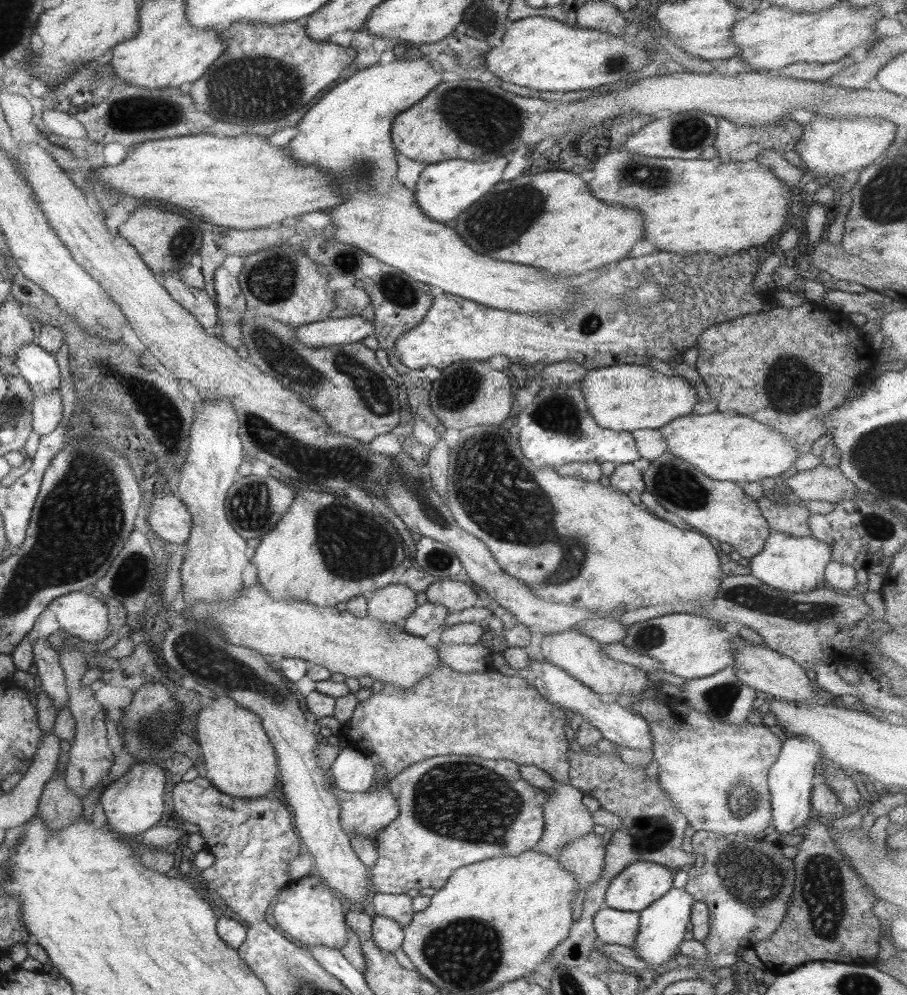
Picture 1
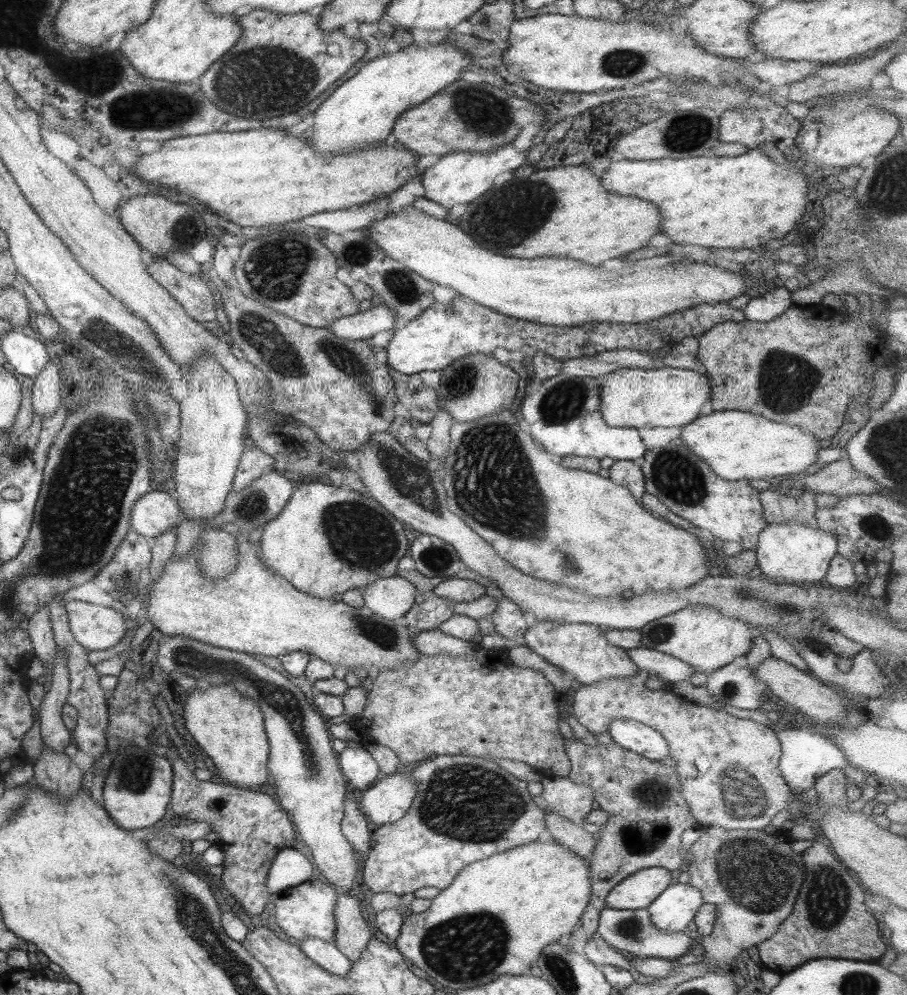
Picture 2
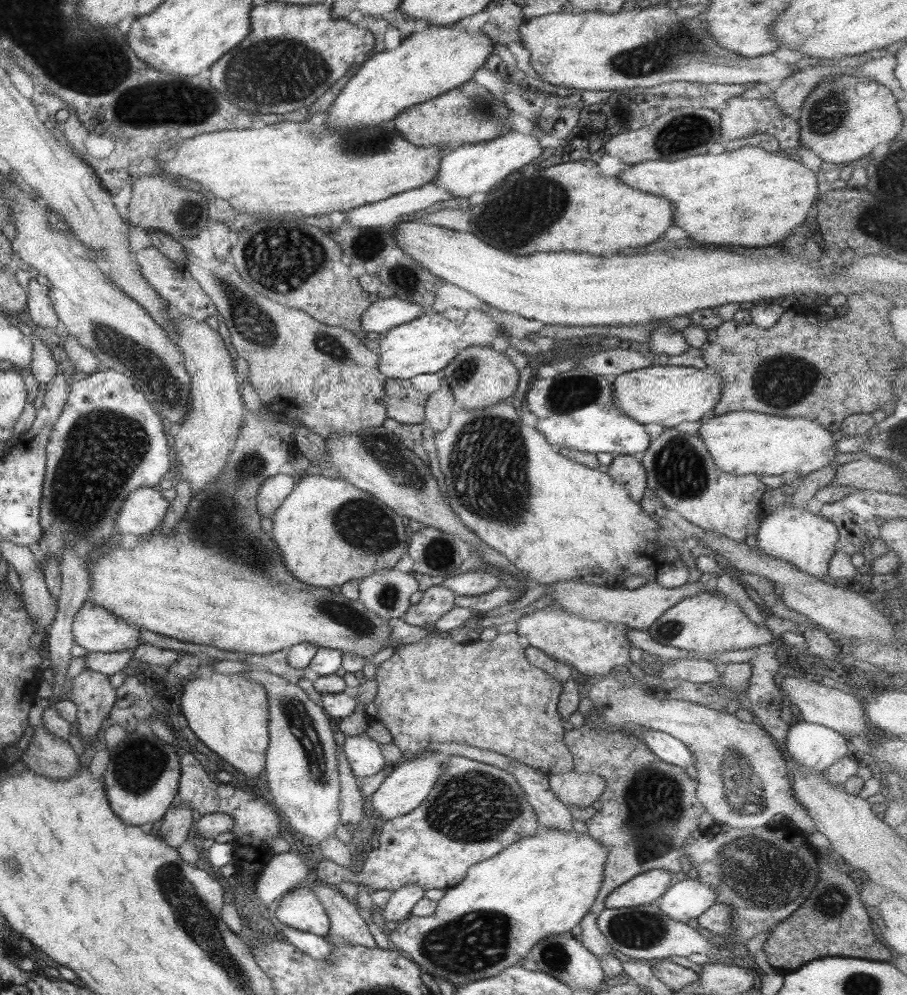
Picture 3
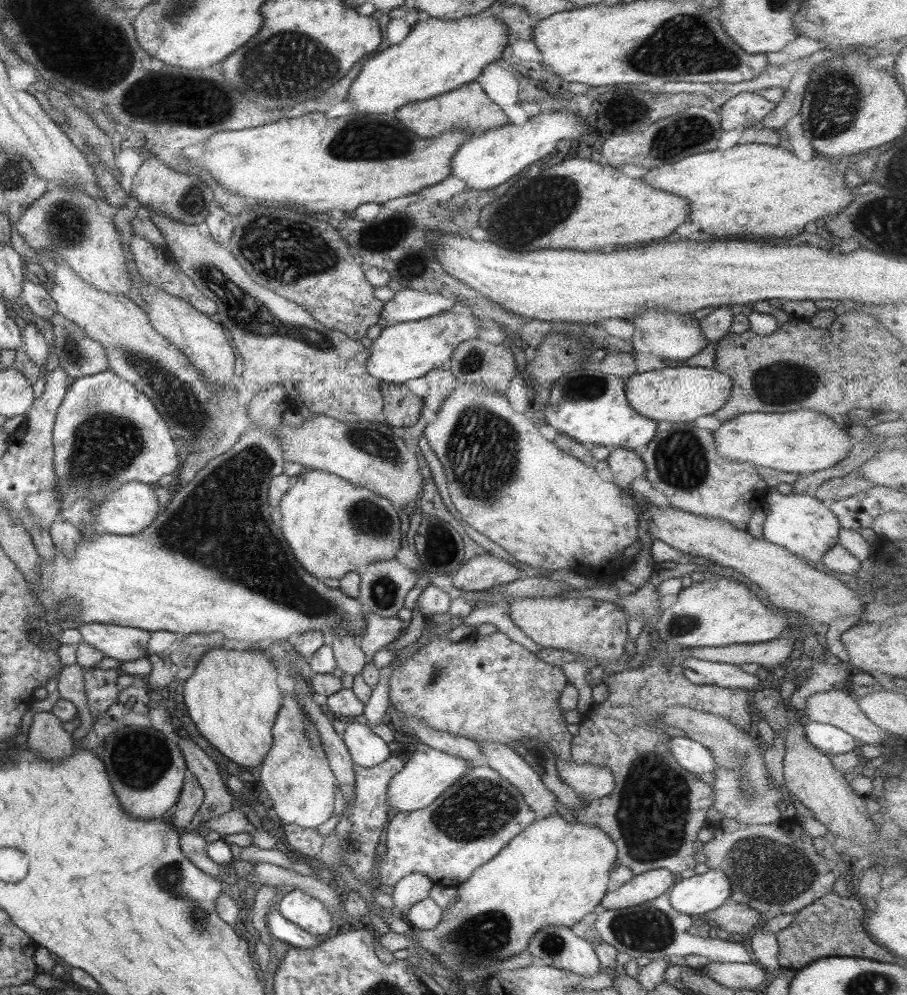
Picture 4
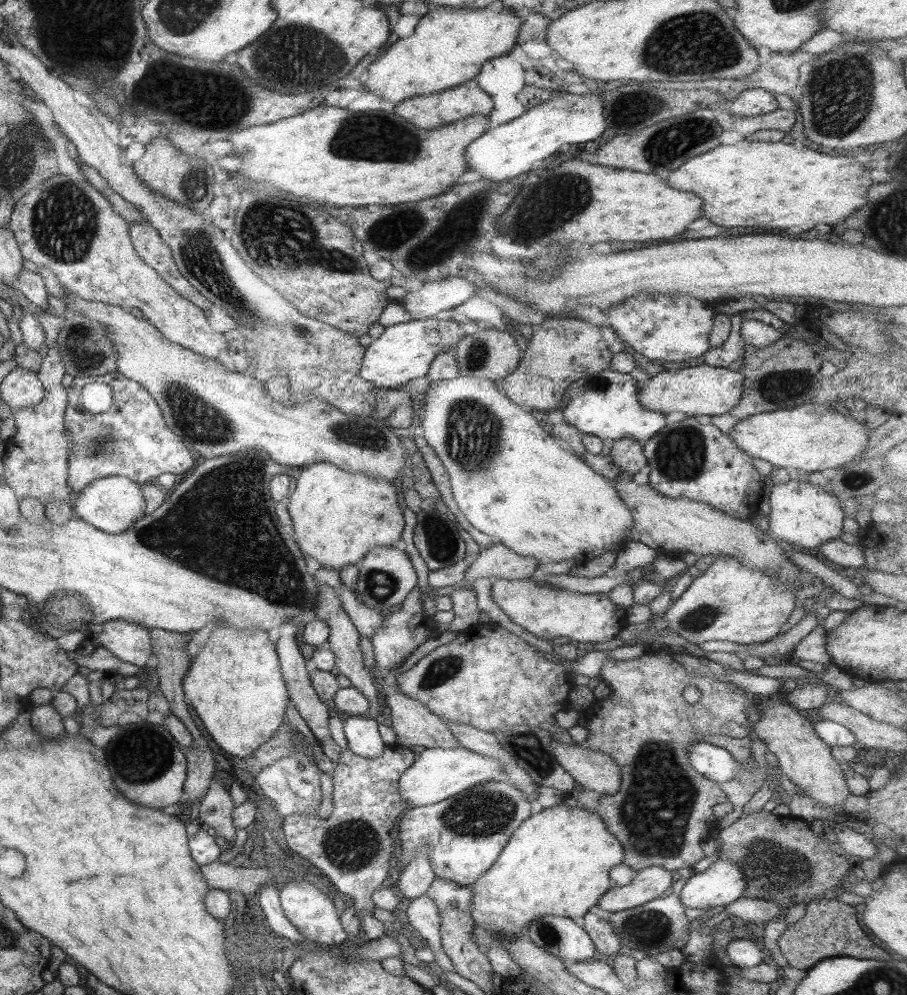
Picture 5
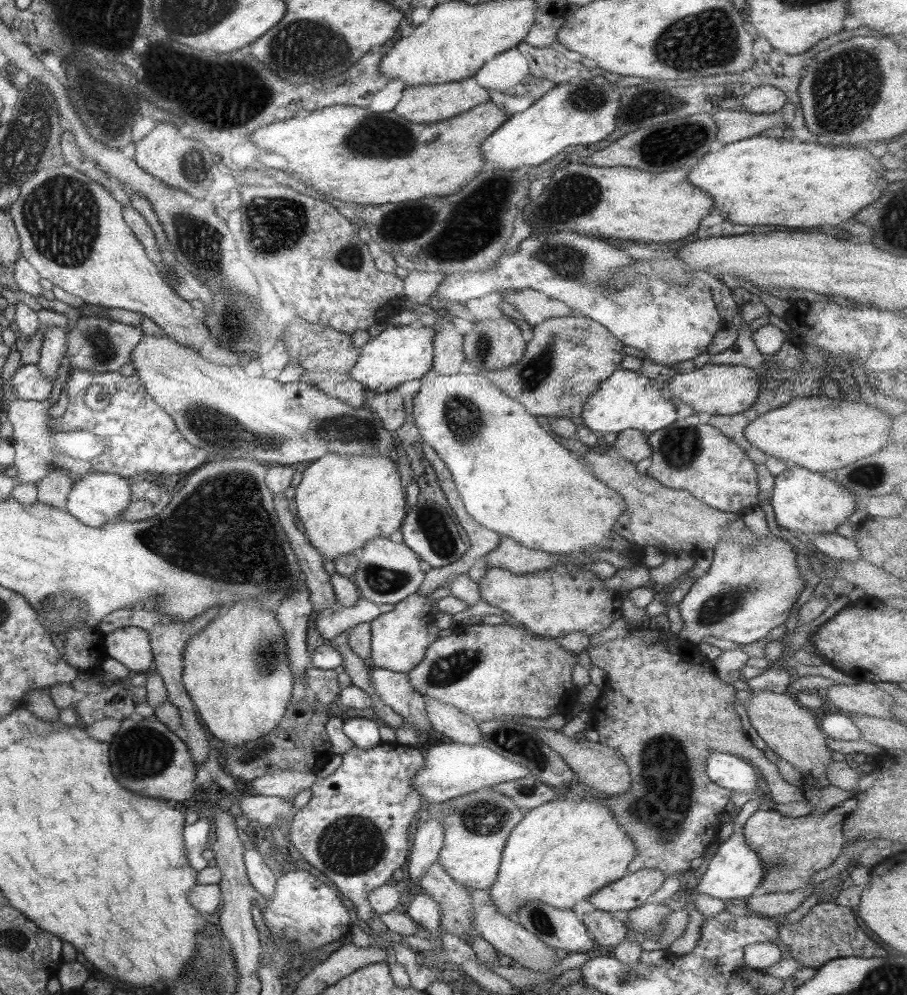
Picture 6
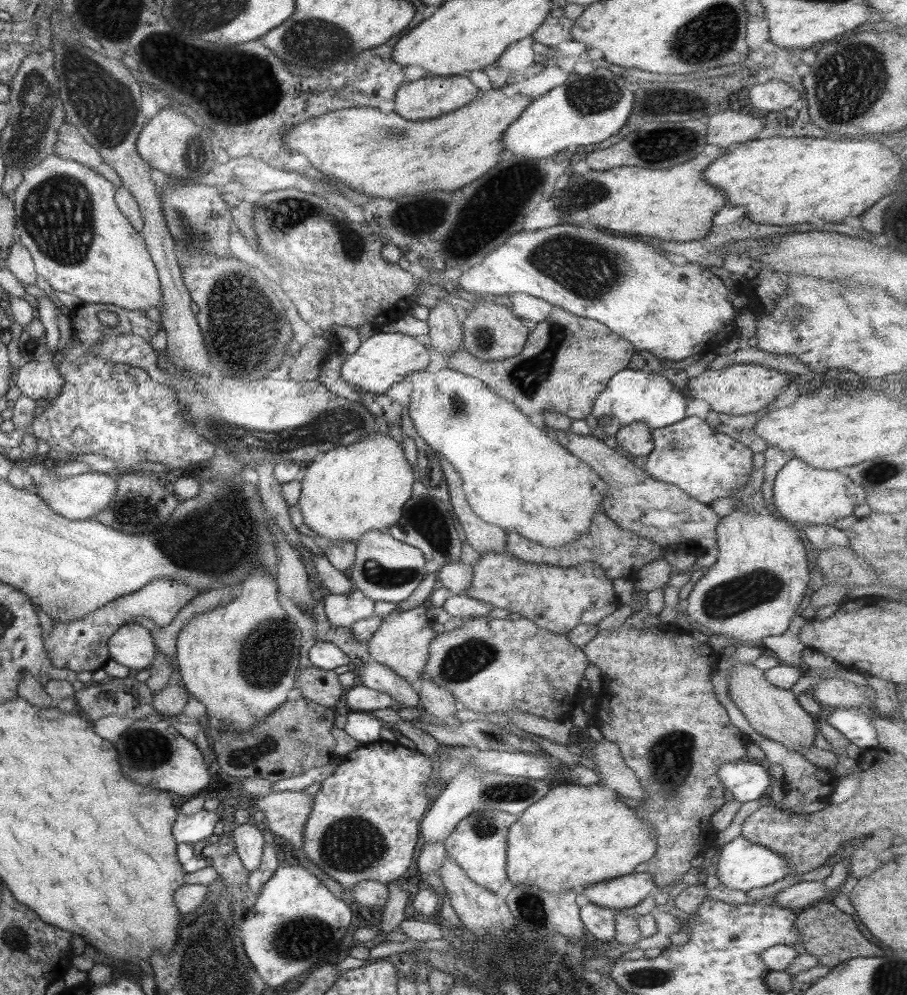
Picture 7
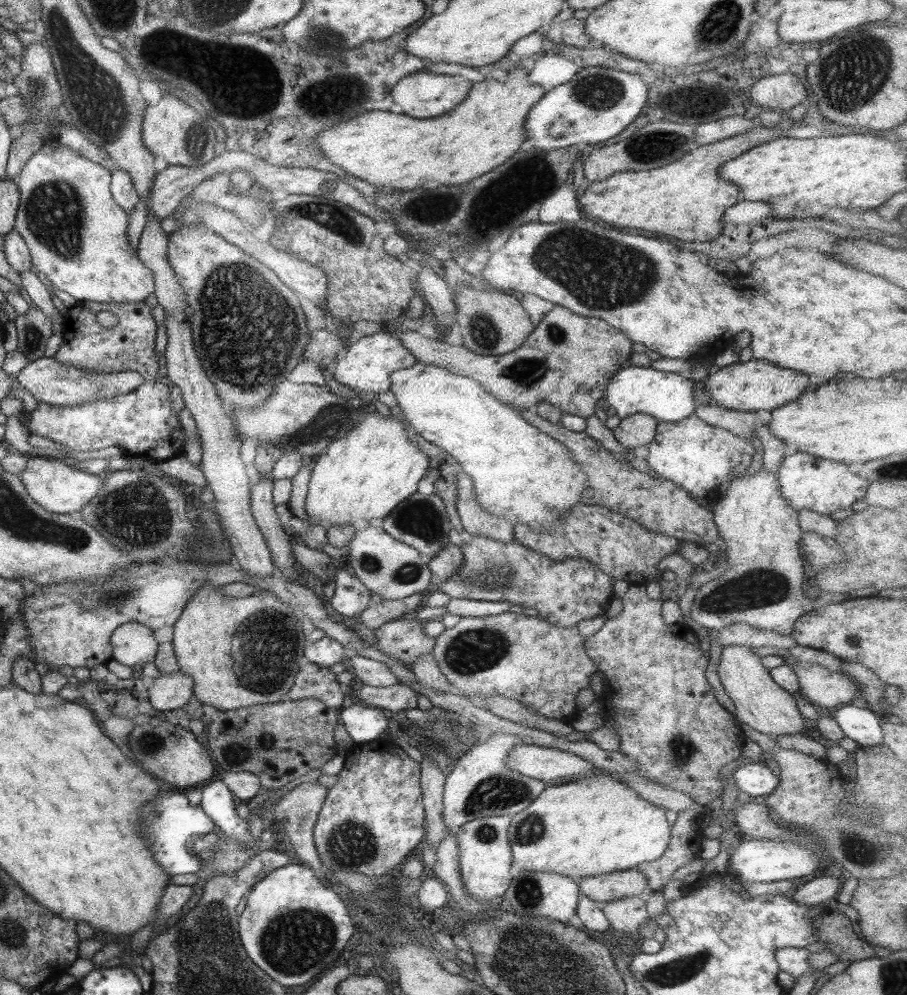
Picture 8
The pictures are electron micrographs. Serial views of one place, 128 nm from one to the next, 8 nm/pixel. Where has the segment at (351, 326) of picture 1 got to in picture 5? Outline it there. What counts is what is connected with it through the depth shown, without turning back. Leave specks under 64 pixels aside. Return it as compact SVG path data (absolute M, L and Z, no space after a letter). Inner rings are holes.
M447 276L426 282L413 292L406 292L398 302L411 320L421 316L439 317L473 296L474 284L461 276Z

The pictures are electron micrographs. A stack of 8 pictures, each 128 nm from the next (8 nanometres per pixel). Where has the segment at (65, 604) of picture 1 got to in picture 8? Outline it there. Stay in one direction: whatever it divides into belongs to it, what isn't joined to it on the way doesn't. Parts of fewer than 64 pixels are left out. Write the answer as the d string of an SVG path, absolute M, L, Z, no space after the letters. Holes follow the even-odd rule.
M139 623L119 625L110 636L112 659L125 666L153 662L158 647L152 630Z

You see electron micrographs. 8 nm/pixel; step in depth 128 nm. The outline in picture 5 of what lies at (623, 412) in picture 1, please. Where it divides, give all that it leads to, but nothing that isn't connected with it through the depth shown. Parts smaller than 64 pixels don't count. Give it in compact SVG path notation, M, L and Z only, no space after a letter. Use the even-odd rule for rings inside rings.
M704 364L678 369L675 372L659 372L646 381L639 386L637 392L639 405L643 409L663 415L669 412L682 412L685 417L717 416L739 404L743 392L742 374L737 371L731 372L727 368L715 368Z

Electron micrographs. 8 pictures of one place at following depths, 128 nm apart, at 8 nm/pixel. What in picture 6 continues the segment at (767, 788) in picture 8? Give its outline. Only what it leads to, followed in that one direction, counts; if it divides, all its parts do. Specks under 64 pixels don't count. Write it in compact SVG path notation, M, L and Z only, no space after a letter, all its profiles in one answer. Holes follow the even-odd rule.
M709 751L704 758L707 778L727 791L750 793L759 785L751 763L726 752Z

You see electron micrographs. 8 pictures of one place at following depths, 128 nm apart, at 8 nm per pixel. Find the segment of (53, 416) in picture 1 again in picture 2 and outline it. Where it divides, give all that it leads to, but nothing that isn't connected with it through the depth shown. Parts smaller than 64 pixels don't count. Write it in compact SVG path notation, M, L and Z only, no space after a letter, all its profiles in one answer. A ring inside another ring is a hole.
M47 361L41 373L34 379L31 394L32 411L40 418L49 418L60 408L59 370Z

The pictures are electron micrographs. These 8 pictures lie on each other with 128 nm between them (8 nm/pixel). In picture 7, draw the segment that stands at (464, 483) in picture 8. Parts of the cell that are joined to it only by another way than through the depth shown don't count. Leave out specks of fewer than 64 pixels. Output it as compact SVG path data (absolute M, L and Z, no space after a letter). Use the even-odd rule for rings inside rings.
M442 457L439 464L441 464L441 472L445 477L451 510L455 512L455 516L463 528L466 542L475 552L481 554L488 550L503 553L506 547L506 530L487 524L475 516L464 499L461 479L453 466Z

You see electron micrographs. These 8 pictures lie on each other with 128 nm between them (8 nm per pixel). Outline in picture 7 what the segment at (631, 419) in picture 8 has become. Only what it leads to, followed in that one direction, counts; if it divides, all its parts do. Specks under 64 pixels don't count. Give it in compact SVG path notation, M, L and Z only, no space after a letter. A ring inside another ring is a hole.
M634 422L618 428L615 439L616 449L631 459L648 456L652 451L650 429L643 422Z

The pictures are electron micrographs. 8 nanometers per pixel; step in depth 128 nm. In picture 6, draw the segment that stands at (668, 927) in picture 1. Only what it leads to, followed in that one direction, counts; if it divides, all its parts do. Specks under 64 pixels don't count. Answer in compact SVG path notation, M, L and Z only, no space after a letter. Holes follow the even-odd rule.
M735 830L725 842L722 842L720 850L707 860L706 870L694 886L693 895L705 894L717 900L733 900L733 898L747 898L757 893L757 886L763 878L763 867L758 856L744 843L741 831Z

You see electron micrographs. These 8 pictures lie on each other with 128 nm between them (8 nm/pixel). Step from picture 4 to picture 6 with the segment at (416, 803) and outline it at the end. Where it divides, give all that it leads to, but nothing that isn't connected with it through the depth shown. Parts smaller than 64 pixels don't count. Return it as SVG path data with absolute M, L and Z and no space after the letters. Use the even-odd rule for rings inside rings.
M441 743L427 746L422 767L410 778L410 787L431 805L439 805L458 796L490 788L508 780L517 780L528 774L524 766L503 758L485 745Z

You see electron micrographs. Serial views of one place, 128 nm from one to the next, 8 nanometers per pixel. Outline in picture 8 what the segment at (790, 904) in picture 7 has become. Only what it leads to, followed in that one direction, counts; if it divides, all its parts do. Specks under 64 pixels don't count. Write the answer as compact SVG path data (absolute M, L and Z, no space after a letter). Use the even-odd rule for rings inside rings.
M840 873L819 876L799 886L792 895L792 900L809 907L825 904L829 898L836 898L842 879L843 876Z

